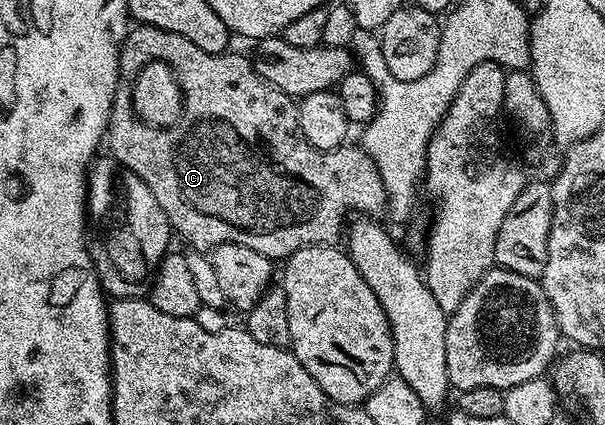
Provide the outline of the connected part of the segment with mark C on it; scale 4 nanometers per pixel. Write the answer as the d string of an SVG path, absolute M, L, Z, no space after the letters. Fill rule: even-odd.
M137 24L130 27L125 41L121 43L119 78L117 79L113 105L109 111L109 125L105 131L107 152L108 155L114 156L120 164L127 166L127 170L131 170L136 176L143 178L143 182L147 182L147 190L151 190L151 194L155 194L155 202L159 202L159 206L163 206L163 214L167 214L170 229L176 235L178 232L190 244L188 247L193 250L212 250L218 248L220 244L238 244L239 246L247 246L247 250L255 250L259 254L263 254L271 261L281 262L291 254L295 254L295 250L303 250L312 244L332 245L337 242L340 236L342 239L343 224L341 228L341 219L348 212L357 212L353 214L384 213L387 208L387 197L383 178L379 174L375 162L365 153L365 149L360 146L354 146L354 148L342 146L324 152L311 146L311 142L307 142L307 138L299 126L298 101L265 81L253 69L252 59L248 55L240 56L239 53L233 51L226 50L212 56L207 54L207 50L199 50L199 46L195 46L195 42L187 42L187 38L183 38L183 34L171 34L171 30L159 30L159 26L151 26L150 24ZM156 60L165 63L173 71L178 86L181 88L181 97L184 100L180 119L169 127L153 127L145 124L144 121L138 119L136 111L133 109L133 84L136 82L141 68Z

